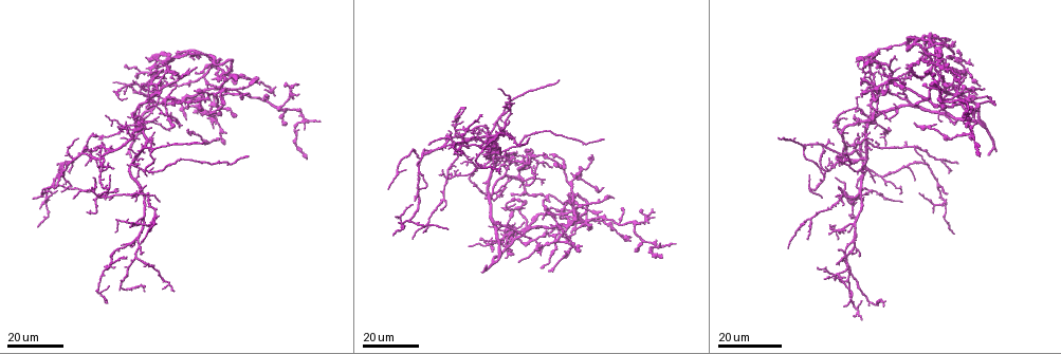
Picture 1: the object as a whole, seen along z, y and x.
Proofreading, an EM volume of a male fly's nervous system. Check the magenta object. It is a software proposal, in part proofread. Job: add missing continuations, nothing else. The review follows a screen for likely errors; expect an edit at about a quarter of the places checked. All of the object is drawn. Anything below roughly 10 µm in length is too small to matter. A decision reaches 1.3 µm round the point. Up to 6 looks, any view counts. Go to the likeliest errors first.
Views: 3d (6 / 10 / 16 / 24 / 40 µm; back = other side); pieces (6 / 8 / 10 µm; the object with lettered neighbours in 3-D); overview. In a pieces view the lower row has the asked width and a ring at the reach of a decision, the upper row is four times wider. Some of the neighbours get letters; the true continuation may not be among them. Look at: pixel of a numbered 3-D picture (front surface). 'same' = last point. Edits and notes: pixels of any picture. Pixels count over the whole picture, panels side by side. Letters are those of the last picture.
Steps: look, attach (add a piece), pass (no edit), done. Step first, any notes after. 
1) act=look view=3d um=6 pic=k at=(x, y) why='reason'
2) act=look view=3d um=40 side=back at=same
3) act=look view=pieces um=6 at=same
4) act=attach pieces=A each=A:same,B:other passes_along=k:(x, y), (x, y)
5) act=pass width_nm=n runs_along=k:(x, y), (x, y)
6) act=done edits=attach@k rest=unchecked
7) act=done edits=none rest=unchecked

act=look view=3d um=16 pic=1 at=(129, 155) why='branch stops here'

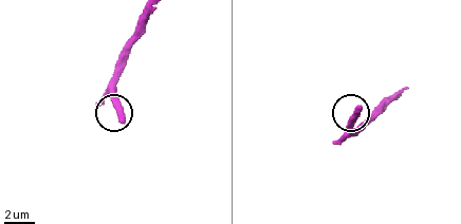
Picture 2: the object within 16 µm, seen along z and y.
act=look view=pieces um=8 pic=2 at=(360, 109)

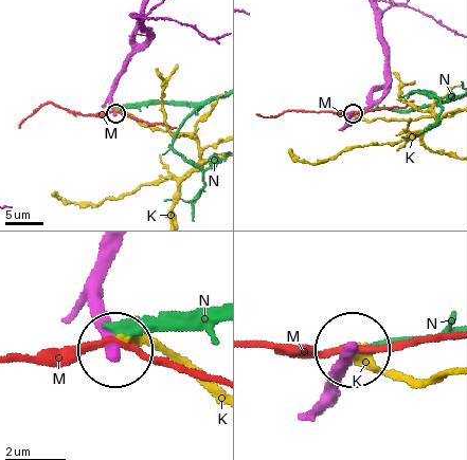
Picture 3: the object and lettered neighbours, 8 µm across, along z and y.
act=pass each=K:other,M:other,N:other runs_along=3:(383, 53), (384, 92), (355, 123), (349, 123), (351, 114) found='no lettered piece goes on from it'

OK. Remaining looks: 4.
act=look view=3d um=16 pic=1 at=(429, 145) why='long arm stops here'

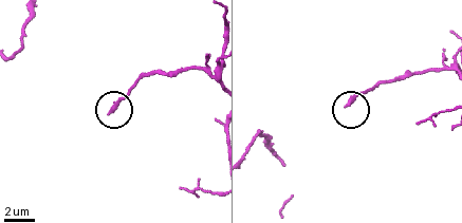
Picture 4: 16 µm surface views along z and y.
act=look view=3d um=6 pic=4 at=(112, 111)

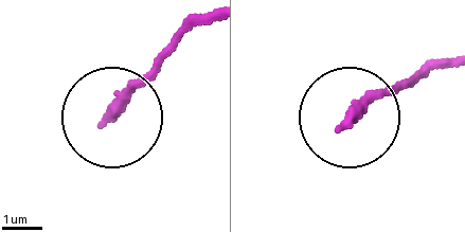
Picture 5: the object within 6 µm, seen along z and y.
act=look view=pieces um=10 pic=5 at=(104, 119)

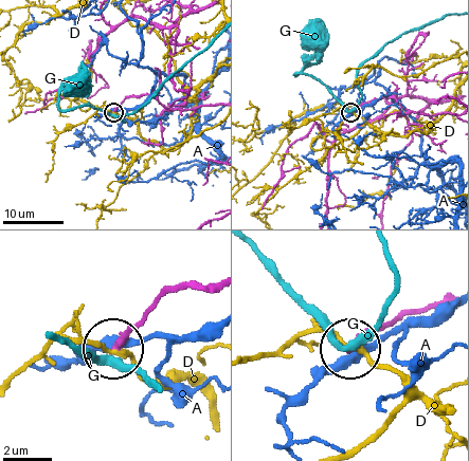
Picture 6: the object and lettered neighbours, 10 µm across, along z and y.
act=pass each=A:other,D:other,G:other runs_along=6:(200, 106), (167, 109), (142, 95), (127, 97), (113, 111) found='none of them fits'

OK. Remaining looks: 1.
act=done edits=none rest=unchecked

